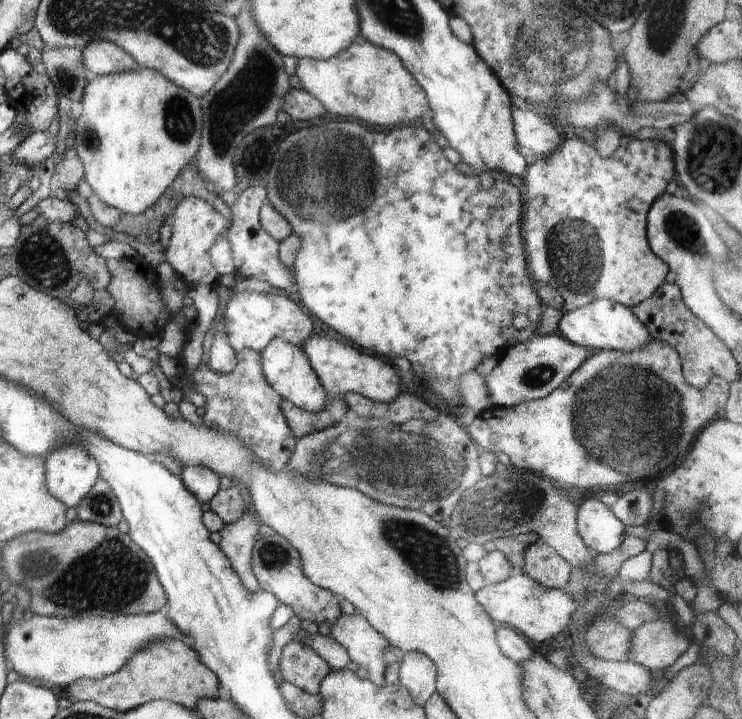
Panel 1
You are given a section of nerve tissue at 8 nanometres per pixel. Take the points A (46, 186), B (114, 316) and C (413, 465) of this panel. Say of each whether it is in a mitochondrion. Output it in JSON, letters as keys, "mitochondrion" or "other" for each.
{"A":"other","B":"other","C":"mitochondrion"}

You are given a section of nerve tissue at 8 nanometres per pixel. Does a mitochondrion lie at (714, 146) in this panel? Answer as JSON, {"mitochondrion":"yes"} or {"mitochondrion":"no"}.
{"mitochondrion":"yes"}

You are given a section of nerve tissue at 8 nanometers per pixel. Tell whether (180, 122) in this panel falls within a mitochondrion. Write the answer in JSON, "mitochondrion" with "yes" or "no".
{"mitochondrion":"yes"}

